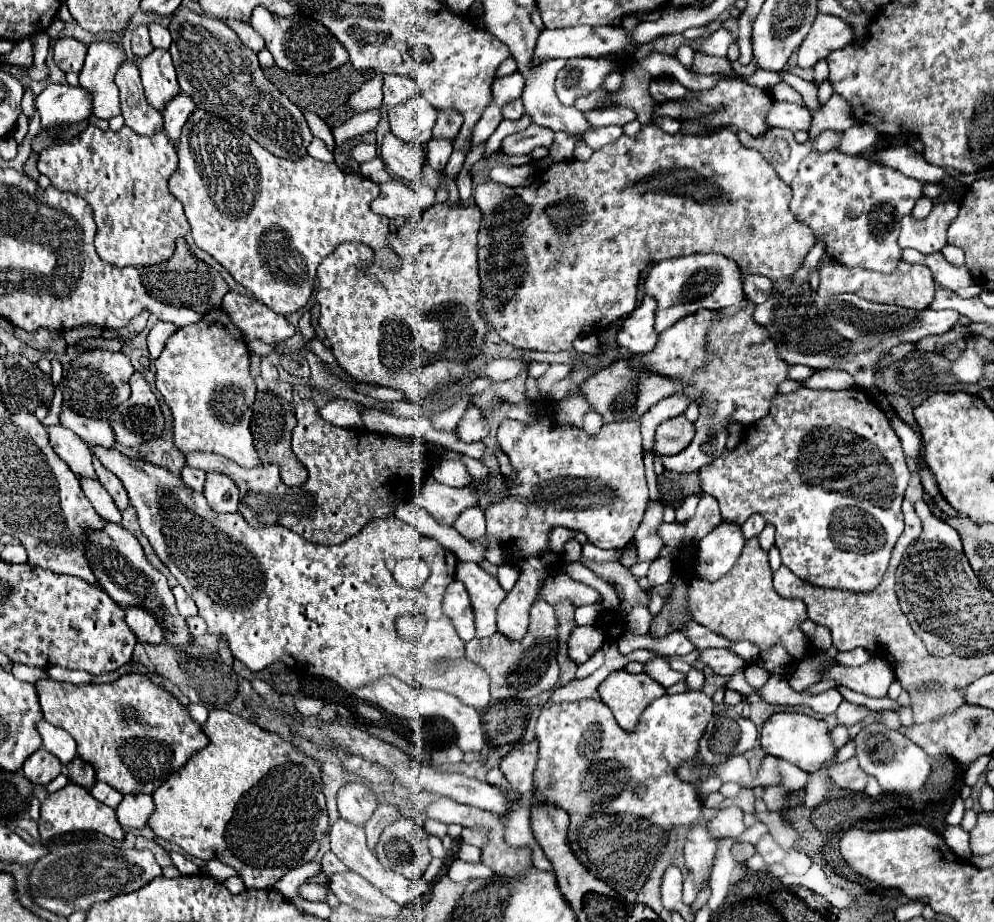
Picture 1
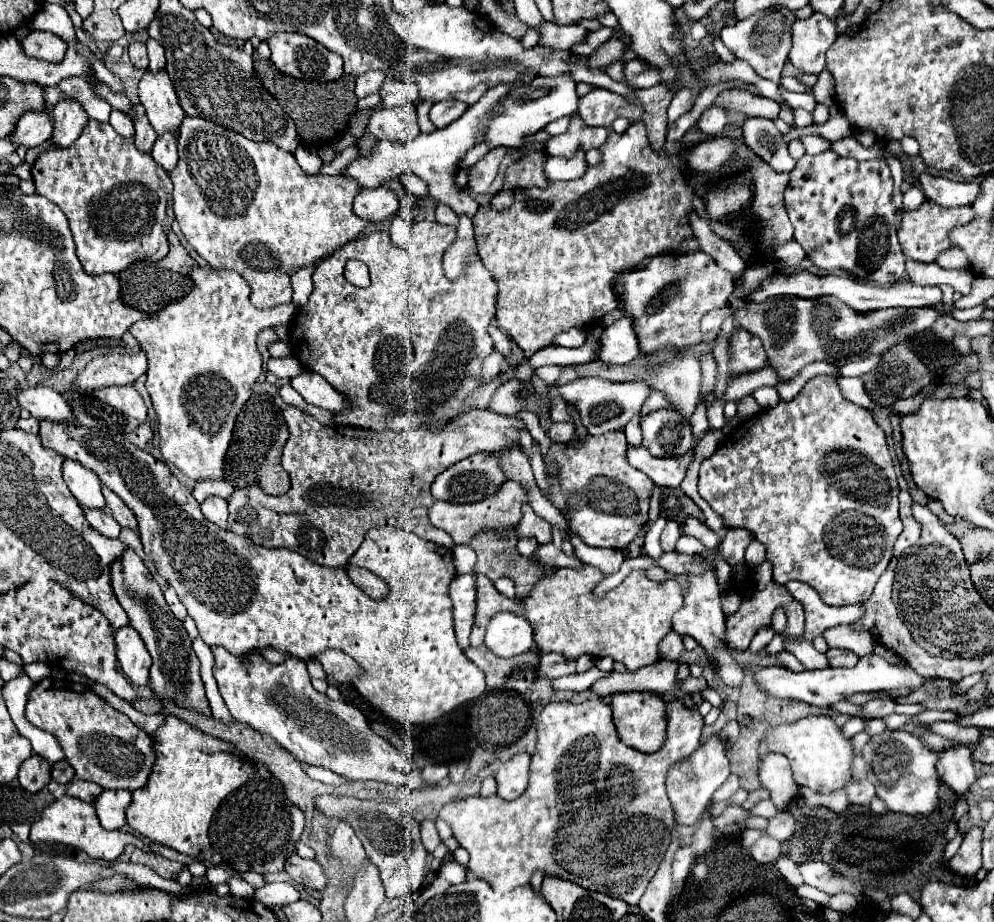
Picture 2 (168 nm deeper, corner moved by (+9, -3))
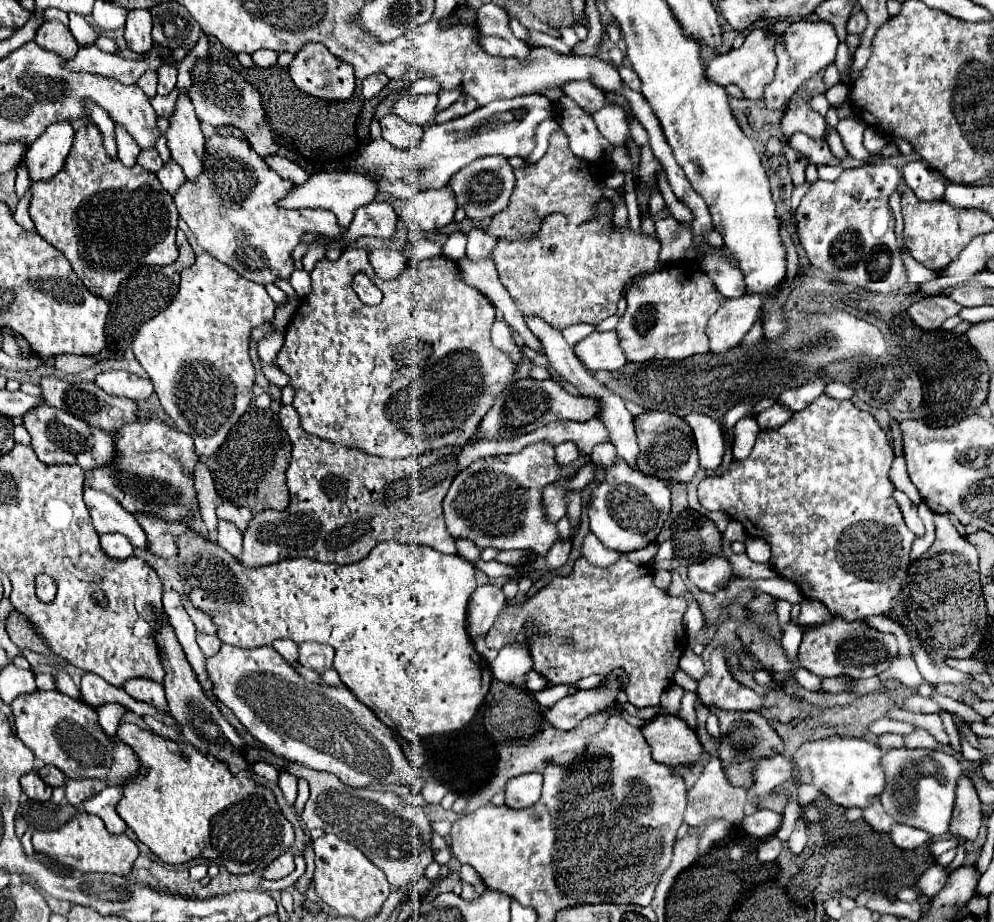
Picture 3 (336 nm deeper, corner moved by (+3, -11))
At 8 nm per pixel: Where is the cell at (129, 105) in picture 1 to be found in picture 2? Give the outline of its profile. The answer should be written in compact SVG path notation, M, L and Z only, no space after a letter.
M136 104L136 118L134 118L134 128L136 128L136 134L134 134L134 144L140 152L152 152L152 146L154 146L154 140L156 140L156 132L154 128L148 124L148 118L144 116L144 106L142 104Z

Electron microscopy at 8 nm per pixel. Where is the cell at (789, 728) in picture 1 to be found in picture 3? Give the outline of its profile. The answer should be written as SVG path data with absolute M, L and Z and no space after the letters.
M828 736L822 740L804 742L792 756L792 764L796 770L794 784L810 784L840 806L864 808L870 796L882 794L884 790L884 772L880 768L880 758L882 750L862 738Z

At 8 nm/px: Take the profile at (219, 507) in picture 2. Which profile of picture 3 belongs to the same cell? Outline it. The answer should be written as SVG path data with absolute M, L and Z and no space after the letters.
M218 520L218 544L222 548L226 548L234 558L240 558L242 554L242 534L238 532L238 528L234 528L234 524L230 524L228 520Z

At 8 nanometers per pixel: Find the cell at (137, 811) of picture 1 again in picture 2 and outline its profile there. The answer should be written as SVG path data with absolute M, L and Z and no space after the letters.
M102 790L102 794L94 800L100 824L106 830L122 828L126 824L126 806L130 800L132 794L128 790Z

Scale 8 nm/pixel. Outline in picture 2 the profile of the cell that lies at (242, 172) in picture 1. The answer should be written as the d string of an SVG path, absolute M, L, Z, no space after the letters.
M184 118L184 124L180 126L180 136L178 136L178 166L170 172L170 180L174 184L174 192L172 192L172 206L174 206L174 216L180 224L182 234L186 236L188 244L214 268L232 268L236 270L244 280L248 280L250 288L252 288L252 304L256 304L258 308L272 308L278 304L288 304L292 300L292 288L290 288L290 272L314 264L316 260L330 256L339 247L350 240L357 238L364 228L368 226L366 220L360 220L354 212L352 212L352 200L354 196L360 192L360 188L356 188L356 184L352 184L352 180L340 180L340 176L308 176L300 170L296 158L290 152L280 150L278 146L274 146L272 142L254 142L248 140L242 134L236 134L228 128L222 128L218 124L212 124L210 120L202 120L202 118Z

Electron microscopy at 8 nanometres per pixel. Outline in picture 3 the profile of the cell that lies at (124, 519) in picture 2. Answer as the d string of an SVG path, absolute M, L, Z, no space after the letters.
M136 516L138 524L146 532L148 538L148 550L162 558L172 558L176 552L174 536L184 532L182 524L166 522L166 520L154 520L154 516Z

